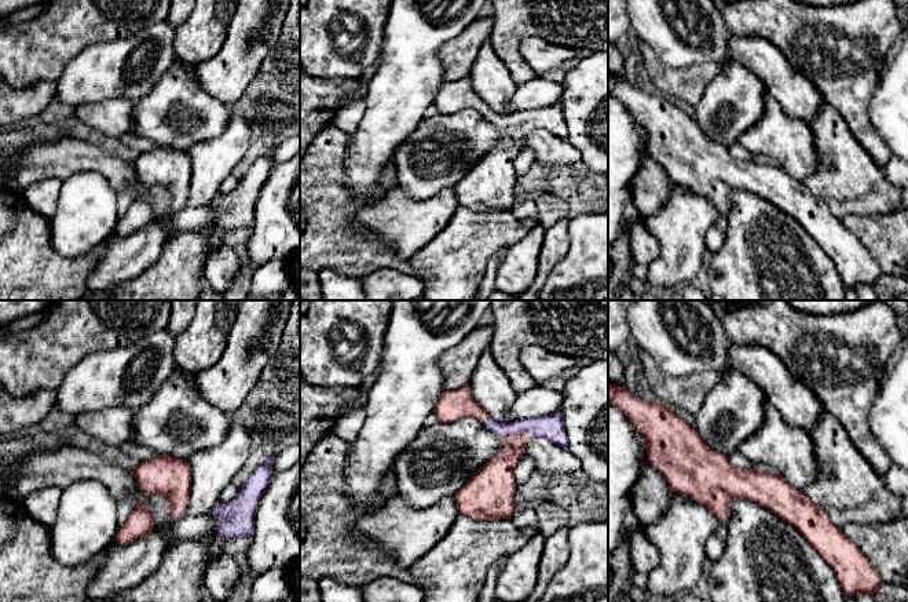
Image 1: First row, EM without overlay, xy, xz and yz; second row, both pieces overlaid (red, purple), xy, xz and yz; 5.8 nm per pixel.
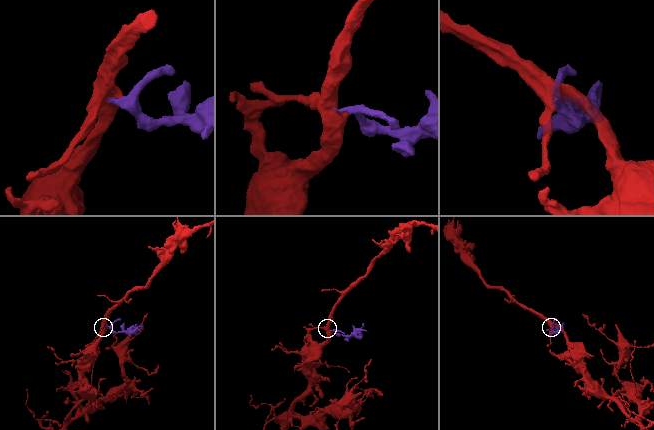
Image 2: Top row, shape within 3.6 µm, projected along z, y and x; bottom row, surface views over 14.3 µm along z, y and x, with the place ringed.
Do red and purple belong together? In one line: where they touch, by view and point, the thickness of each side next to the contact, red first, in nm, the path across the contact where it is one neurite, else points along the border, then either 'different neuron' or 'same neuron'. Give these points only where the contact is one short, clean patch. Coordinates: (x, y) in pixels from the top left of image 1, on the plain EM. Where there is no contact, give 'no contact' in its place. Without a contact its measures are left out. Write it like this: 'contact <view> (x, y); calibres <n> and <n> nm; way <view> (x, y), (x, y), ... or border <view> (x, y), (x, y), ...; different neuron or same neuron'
contact xz (516, 127); calibres 180 and 150 nm; way xz (497, 164), (511, 145), (516, 127), (526, 120), (552, 119); same neuron

